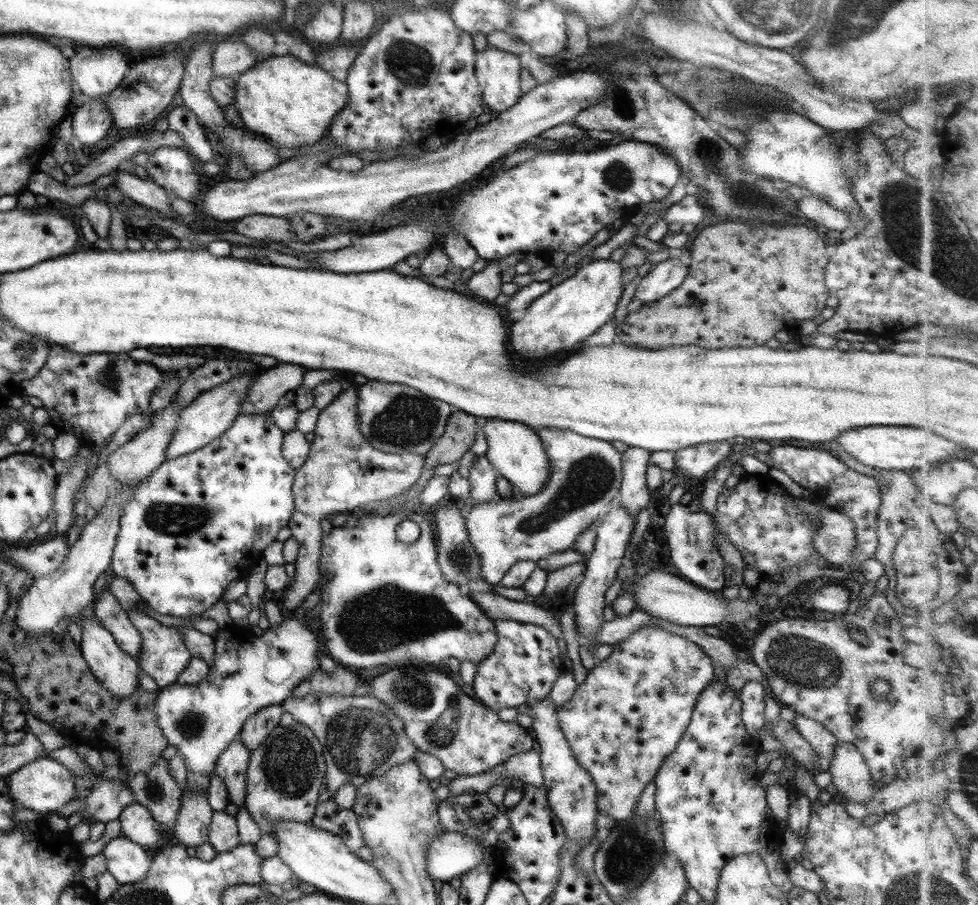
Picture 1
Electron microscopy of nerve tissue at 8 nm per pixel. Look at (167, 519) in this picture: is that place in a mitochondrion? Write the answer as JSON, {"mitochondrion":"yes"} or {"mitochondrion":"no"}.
{"mitochondrion":"yes"}

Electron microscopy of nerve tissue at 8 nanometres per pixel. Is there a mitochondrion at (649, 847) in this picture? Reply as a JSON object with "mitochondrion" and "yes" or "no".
{"mitochondrion":"yes"}

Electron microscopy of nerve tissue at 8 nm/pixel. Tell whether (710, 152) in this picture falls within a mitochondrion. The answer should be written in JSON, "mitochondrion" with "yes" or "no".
{"mitochondrion":"yes"}

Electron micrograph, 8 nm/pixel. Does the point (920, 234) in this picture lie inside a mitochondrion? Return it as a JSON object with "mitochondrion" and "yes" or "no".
{"mitochondrion":"yes"}

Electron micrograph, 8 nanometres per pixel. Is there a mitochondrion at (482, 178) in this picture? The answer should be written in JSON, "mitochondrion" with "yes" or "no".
{"mitochondrion":"no"}

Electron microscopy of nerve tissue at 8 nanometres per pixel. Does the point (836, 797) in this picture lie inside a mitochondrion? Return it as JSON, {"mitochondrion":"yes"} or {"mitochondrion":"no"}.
{"mitochondrion":"no"}

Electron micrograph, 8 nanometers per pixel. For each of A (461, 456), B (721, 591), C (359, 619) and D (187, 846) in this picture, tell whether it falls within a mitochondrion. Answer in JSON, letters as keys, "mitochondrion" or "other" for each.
{"A":"other","B":"other","C":"mitochondrion","D":"other"}

